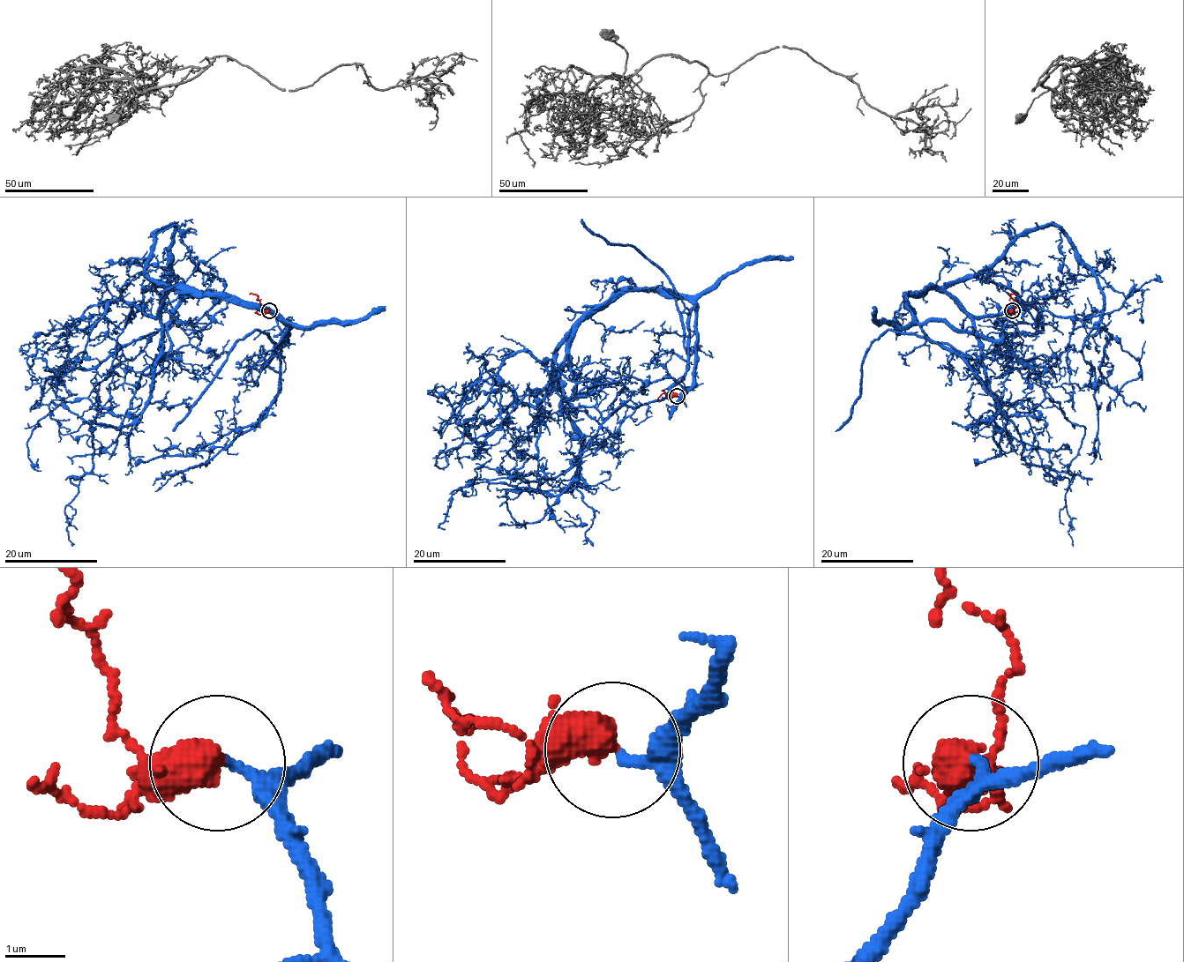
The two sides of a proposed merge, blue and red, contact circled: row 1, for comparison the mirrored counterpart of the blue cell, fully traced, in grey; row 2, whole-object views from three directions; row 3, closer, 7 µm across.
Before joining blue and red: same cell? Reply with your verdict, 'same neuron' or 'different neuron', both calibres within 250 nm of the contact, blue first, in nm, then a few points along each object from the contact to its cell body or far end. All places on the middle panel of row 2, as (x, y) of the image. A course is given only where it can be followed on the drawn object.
same neuron; 160 nm thick on the blue side, 600 nm on the other; blue runs (678, 395), (693, 383), (696, 304), (614, 292), (554, 364), (588, 486), (470, 484), (452, 495), (445, 529); red runs (678, 395), (668, 398), (663, 393), (657, 401)

